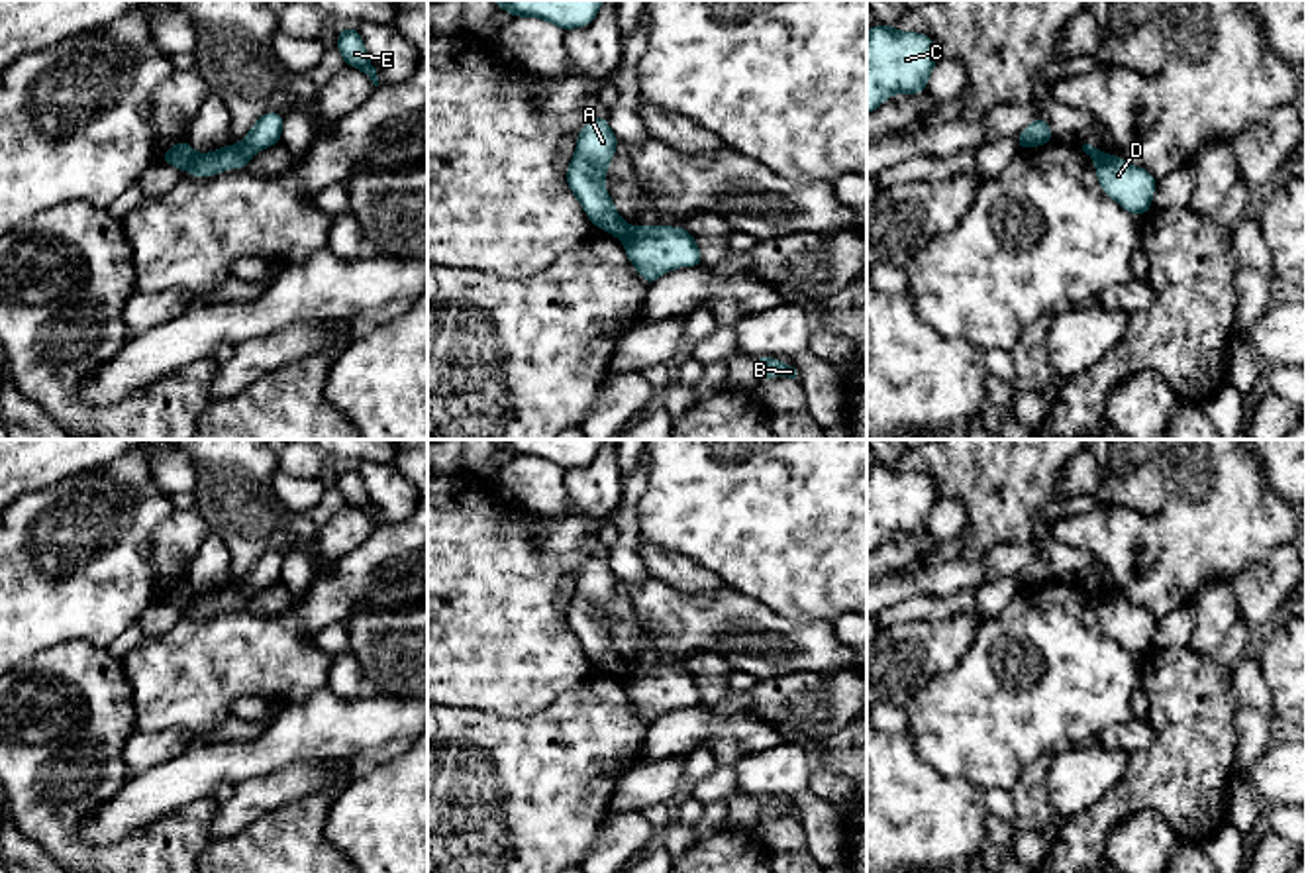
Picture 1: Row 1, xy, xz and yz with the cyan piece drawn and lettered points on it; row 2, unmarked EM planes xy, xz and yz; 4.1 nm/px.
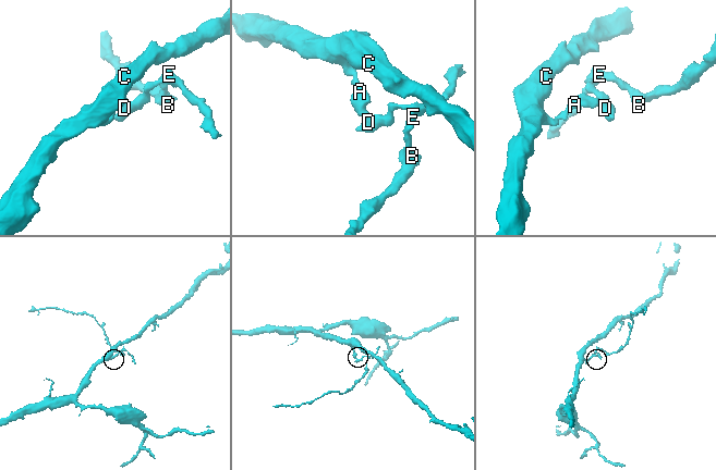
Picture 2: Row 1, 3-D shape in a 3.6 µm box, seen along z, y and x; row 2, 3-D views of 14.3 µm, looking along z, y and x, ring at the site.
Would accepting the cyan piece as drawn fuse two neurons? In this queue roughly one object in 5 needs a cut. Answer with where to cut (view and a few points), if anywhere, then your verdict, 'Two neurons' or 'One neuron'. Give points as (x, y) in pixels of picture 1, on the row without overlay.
Split along xy (197, 595), (183, 609). Two neurons

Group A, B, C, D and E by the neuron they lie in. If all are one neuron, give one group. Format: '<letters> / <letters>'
A C / B D E

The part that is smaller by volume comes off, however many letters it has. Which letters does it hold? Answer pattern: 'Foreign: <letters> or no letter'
Foreign: B, D, E

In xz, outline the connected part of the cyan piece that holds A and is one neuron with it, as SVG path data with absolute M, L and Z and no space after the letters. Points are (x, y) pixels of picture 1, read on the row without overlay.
M594 555L577 577L577 591L567 608L567 624L596 667L604 667L614 677L629 673L628 661L616 651L602 620L616 592L620 579L610 569L604 555Z

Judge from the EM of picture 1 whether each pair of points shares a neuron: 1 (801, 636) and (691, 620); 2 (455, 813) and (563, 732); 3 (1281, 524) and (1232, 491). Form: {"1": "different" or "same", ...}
{"1": "same", "2": "same", "3": "same"}

